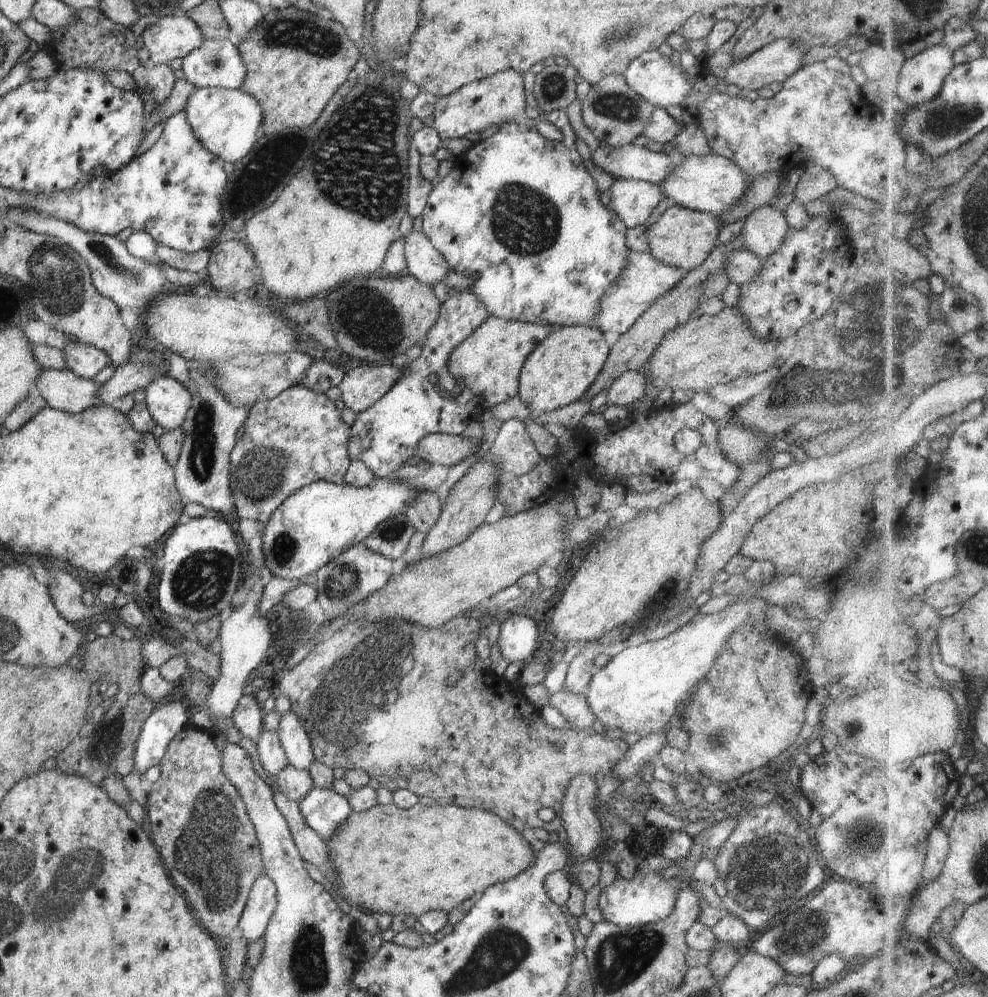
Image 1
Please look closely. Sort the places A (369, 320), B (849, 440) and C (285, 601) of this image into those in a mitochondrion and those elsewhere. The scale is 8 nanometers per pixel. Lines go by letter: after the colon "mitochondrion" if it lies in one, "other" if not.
A: mitochondrion
B: other
C: other

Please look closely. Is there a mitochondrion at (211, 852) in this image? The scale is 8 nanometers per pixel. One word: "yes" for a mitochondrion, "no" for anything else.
yes

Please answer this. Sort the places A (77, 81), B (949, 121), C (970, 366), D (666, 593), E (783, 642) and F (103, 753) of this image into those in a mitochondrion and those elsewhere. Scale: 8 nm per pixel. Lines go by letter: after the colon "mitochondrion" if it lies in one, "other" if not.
A: other
B: mitochondrion
C: other
D: mitochondrion
E: other
F: mitochondrion

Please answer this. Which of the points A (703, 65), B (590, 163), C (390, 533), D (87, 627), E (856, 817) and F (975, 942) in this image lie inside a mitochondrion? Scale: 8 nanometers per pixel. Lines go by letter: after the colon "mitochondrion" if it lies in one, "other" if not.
A: other
B: other
C: mitochondrion
D: other
E: mitochondrion
F: other

